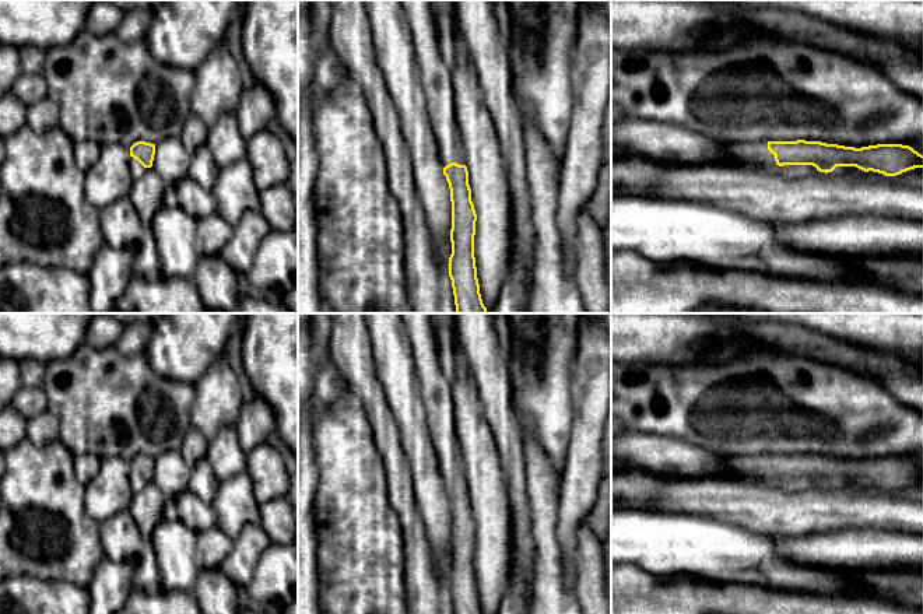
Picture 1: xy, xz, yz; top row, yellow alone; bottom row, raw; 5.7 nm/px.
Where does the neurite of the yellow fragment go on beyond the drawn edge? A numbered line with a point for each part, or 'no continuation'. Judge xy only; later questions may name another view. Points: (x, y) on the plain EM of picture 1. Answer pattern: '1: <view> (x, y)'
1: xy (137, 484)

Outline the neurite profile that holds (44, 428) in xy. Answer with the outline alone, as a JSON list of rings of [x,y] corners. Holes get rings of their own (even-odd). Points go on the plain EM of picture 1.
[[[49,410],[27,421],[27,439],[35,446],[59,441],[60,421]]]

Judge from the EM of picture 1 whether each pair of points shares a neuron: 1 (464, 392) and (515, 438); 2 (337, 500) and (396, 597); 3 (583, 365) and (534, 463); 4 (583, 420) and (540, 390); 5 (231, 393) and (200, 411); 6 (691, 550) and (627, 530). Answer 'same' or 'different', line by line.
1: different
2: same
3: different
4: different
5: same
6: same

